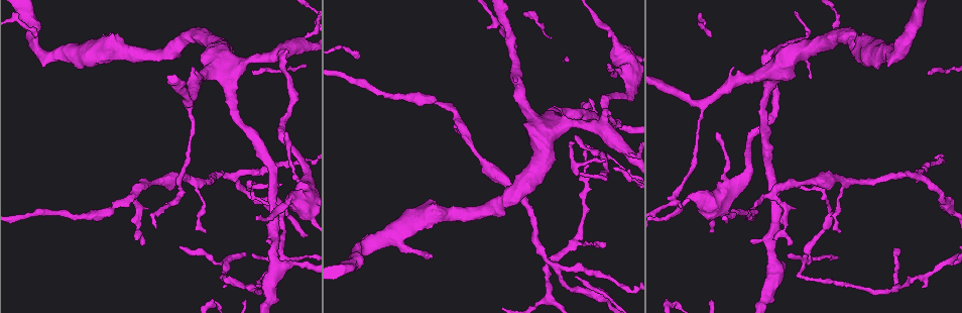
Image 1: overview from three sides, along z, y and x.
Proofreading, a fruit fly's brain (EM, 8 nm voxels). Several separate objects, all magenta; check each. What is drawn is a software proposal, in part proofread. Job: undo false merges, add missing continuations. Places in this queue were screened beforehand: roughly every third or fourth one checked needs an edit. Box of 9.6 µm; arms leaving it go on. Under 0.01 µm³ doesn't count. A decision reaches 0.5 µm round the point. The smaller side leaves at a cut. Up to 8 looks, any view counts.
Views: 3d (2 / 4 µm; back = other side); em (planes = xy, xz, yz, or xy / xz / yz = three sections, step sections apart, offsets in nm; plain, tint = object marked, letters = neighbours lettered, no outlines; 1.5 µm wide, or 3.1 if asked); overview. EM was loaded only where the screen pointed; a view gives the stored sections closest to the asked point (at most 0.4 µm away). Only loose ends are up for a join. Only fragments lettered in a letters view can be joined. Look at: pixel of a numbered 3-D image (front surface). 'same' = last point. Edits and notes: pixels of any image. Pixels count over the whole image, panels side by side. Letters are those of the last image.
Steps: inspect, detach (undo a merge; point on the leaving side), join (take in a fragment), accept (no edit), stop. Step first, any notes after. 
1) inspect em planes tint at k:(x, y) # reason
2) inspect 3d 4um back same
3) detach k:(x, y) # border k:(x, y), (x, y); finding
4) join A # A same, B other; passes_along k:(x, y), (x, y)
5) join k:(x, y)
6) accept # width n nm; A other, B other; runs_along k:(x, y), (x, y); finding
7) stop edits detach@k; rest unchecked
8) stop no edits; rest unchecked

inspect 3d 4um at 1:(895, 288) # branch point

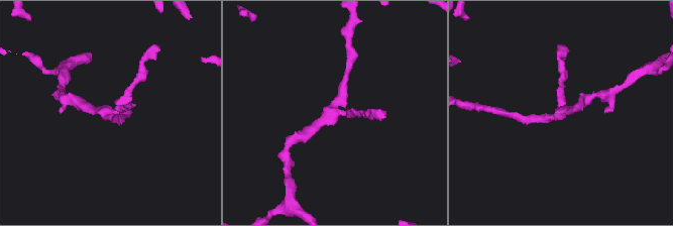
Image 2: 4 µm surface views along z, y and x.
inspect em planes tint at 2:(106, 115) # arms 3

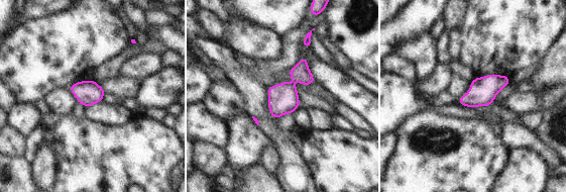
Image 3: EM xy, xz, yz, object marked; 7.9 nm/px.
inspect em planes letters same # what lies round it

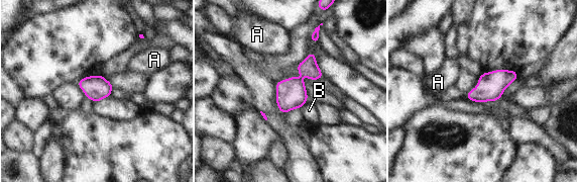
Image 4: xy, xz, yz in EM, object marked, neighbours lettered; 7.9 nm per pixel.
accept # A other, B other; border 4:(307, 102), (300, 108); all the same neuron

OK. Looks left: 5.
inspect 3d 2um back at 1:(281, 184) # tapers out

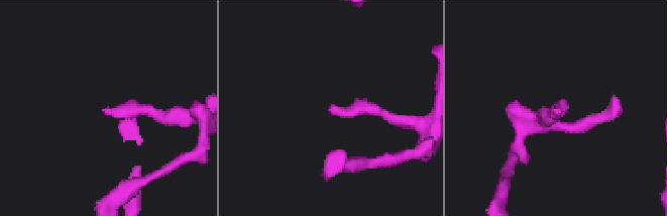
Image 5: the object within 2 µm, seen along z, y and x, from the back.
inspect em planes tint at 5:(107, 116)

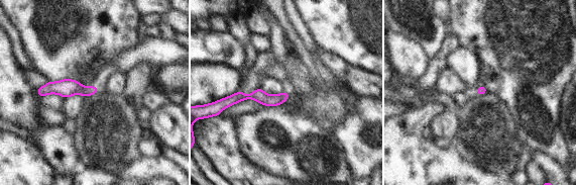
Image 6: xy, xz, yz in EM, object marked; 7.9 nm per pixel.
inspect em planes letters same

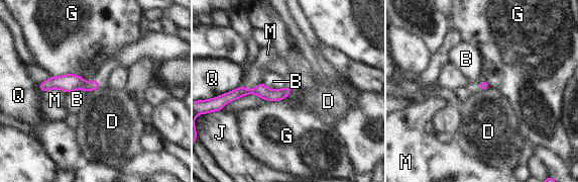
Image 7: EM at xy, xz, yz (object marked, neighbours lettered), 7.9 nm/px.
accept # longest_contact G 240 nm; B other, D other, G other, J other, M other, Q other; no lettered fragment goes on from it

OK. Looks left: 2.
stop no edits; rest unchecked

